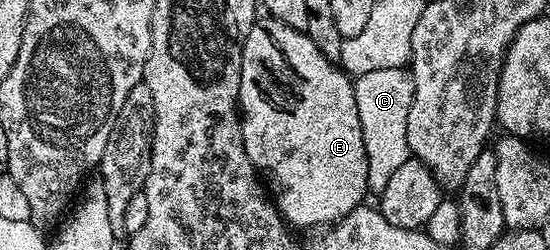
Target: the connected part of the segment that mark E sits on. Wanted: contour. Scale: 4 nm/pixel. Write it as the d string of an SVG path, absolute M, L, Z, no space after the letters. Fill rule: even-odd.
M269 18L255 19L252 30L248 30L248 38L244 42L242 61L240 62L240 94L238 95L240 115L242 118L242 137L244 138L244 150L248 158L254 163L254 167L264 177L272 199L278 205L283 220L289 225L300 228L318 228L329 226L343 220L349 212L356 210L368 196L366 183L368 182L368 154L364 150L364 134L360 130L360 114L356 110L356 94L354 93L353 79L343 72L335 61L324 58L320 50L316 50L316 42L308 38L305 32L292 30L292 26L284 26L284 22Z

